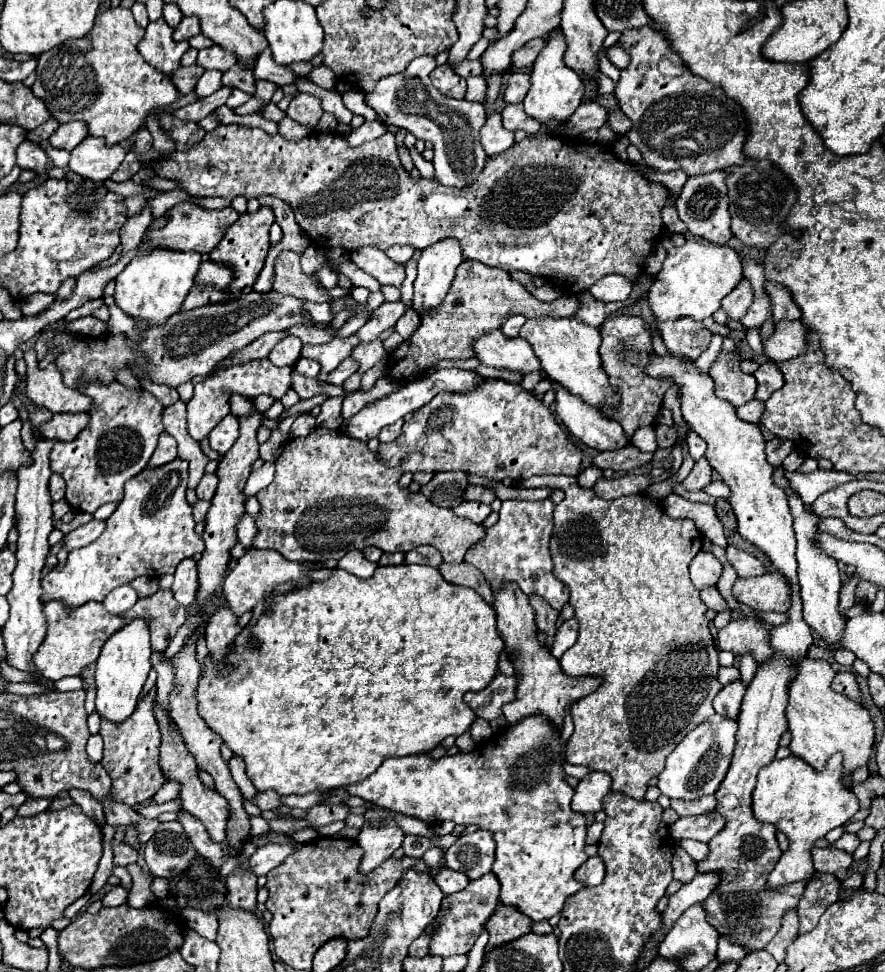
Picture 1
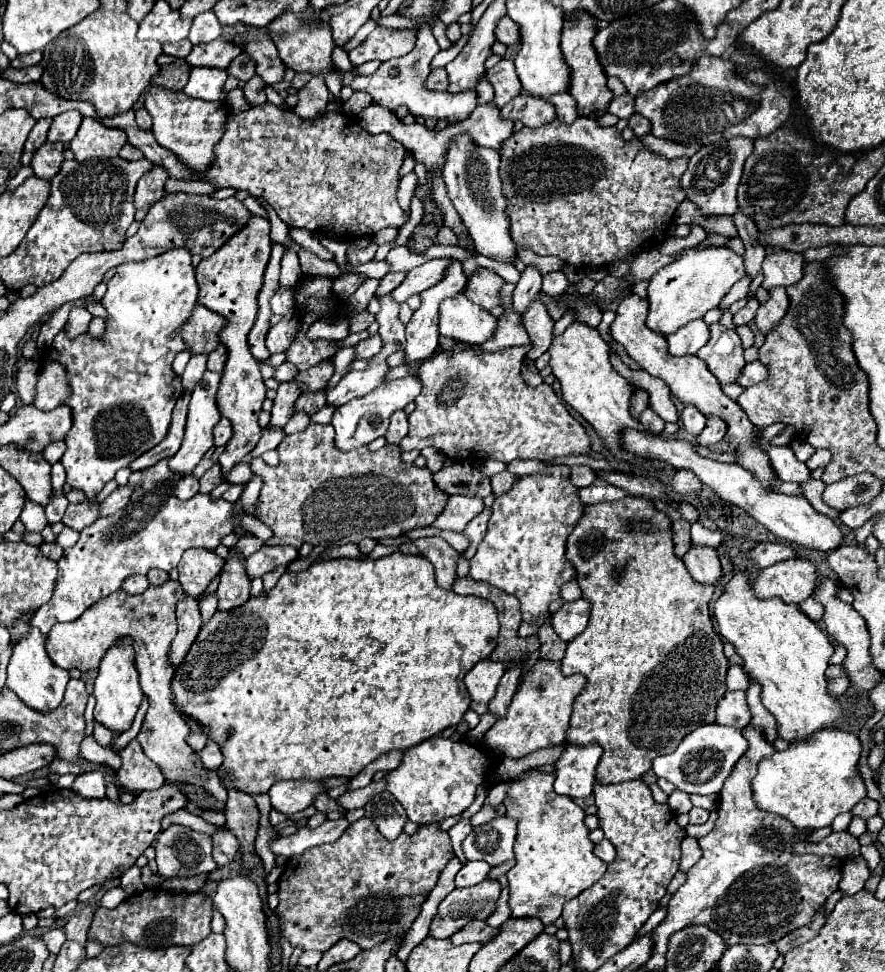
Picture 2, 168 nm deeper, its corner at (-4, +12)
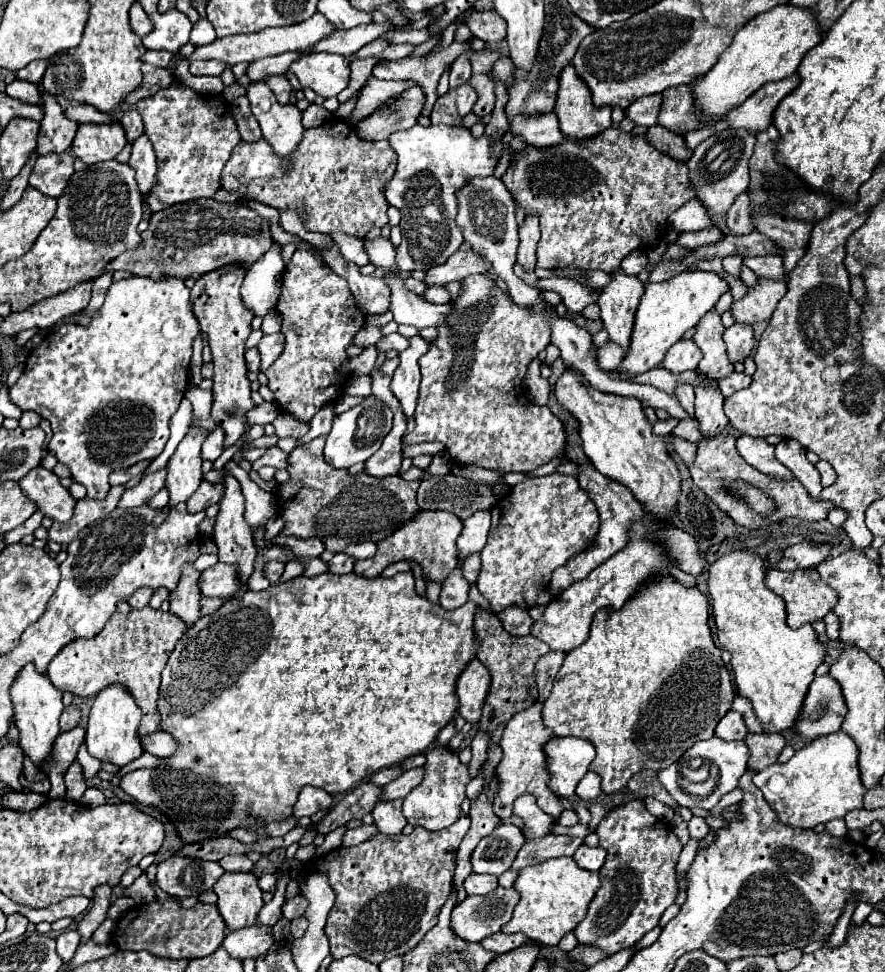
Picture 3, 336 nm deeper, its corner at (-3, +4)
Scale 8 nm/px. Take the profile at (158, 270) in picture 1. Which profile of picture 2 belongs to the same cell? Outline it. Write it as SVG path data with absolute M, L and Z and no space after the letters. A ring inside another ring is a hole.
M174 248L142 262L120 264L114 278L108 280L108 292L102 298L102 304L110 314L104 338L90 338L90 334L82 334L70 340L62 330L54 338L52 346L42 354L42 362L58 360L68 370L72 396L66 404L72 408L74 426L64 438L66 452L60 462L66 468L68 484L82 490L88 500L92 500L106 482L114 480L120 468L130 466L132 460L154 448L168 432L172 408L184 392L180 376L172 370L174 354L186 350L182 338L178 336L178 328L190 316L198 296L198 284L190 260L192 254L186 248Z

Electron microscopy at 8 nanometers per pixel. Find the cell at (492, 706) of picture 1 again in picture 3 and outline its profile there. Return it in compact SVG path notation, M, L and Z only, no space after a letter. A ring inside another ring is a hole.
M471 660L463 672L459 674L457 682L455 682L455 694L459 698L459 708L457 712L467 720L477 724L479 716L481 716L481 708L483 702L487 698L489 692L489 672L483 664L479 664L479 660Z

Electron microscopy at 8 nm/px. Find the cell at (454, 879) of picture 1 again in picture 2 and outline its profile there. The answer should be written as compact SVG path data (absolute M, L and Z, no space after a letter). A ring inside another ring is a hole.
M466 862L460 872L456 874L456 886L464 888L464 886L474 886L474 884L480 884L486 874L488 874L490 866L484 864L484 862Z

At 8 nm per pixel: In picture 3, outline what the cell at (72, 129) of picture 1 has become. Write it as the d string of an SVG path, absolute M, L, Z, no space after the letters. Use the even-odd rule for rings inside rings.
M41 94L41 100L45 104L45 118L41 122L39 132L39 144L37 154L61 154L71 148L71 142L77 132L77 122L69 120L57 100L47 100L47 94Z

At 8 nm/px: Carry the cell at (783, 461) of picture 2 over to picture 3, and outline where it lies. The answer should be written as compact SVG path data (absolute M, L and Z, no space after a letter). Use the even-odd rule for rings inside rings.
M739 436L737 438L737 452L745 458L747 464L761 470L763 474L775 476L779 480L791 480L793 474L775 458L773 446L767 444L763 438L753 436Z

